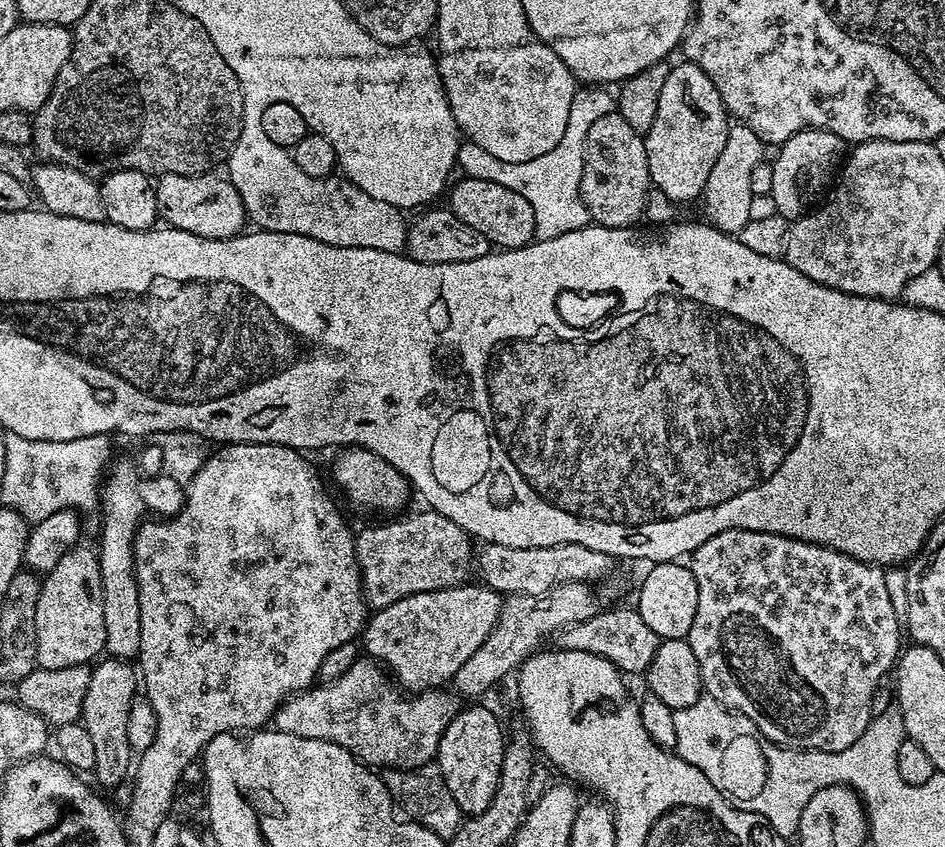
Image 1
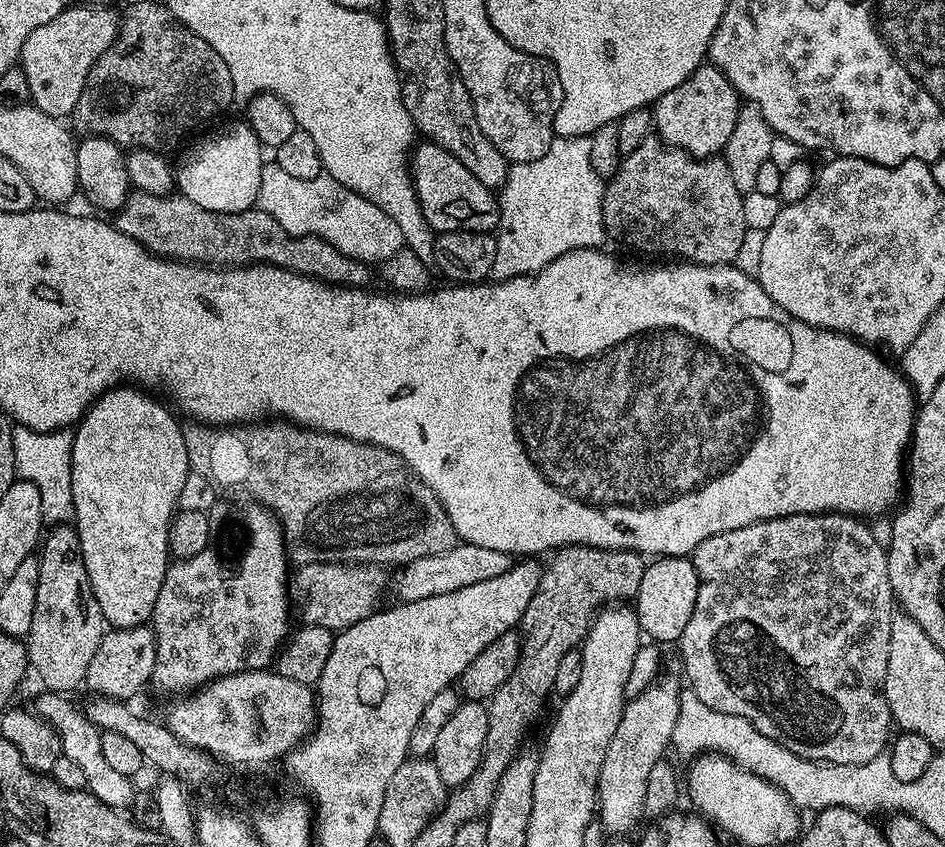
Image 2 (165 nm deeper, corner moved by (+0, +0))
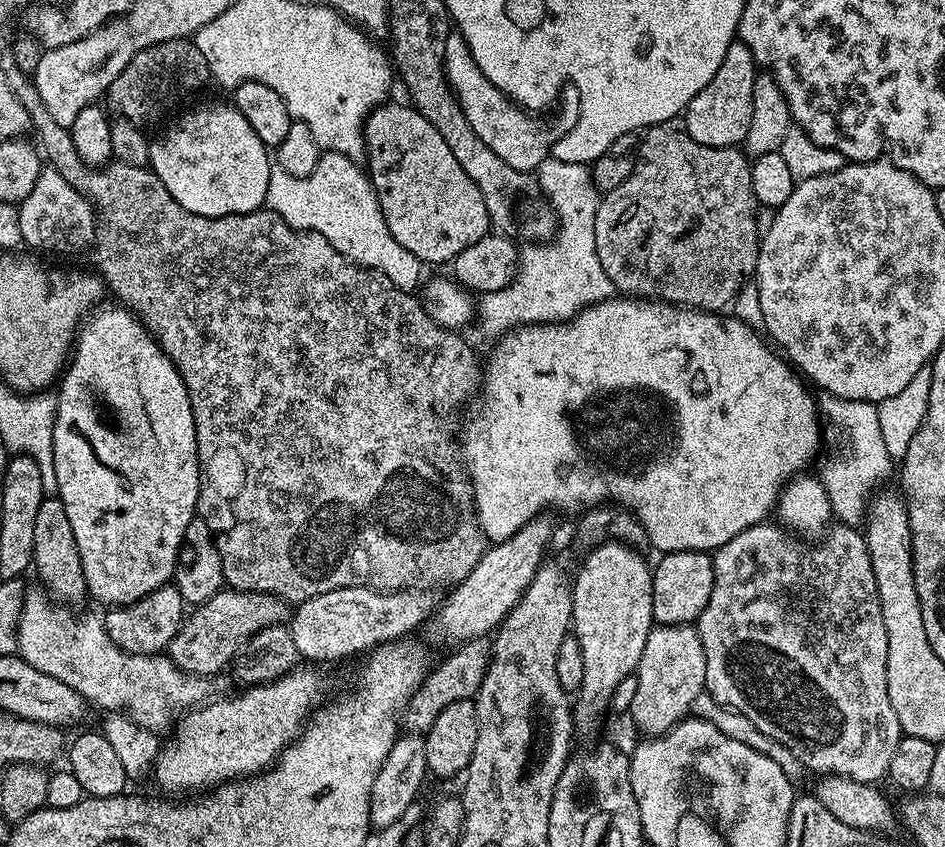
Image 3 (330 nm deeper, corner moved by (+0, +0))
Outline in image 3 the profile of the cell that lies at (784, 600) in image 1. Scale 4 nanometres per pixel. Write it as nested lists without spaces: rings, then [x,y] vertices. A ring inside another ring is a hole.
[[[765,522],[742,530],[742,534],[734,534],[730,542],[715,549],[712,556],[714,590],[710,590],[710,602],[706,602],[706,610],[702,610],[700,619],[694,625],[696,633],[702,638],[702,650],[706,650],[704,686],[712,699],[719,702],[723,708],[730,708],[750,718],[750,722],[754,722],[759,732],[774,738],[774,742],[782,742],[786,750],[790,750],[800,759],[805,769],[813,768],[816,774],[845,776],[858,782],[876,784],[880,779],[883,781],[887,777],[890,757],[894,755],[894,746],[898,746],[902,733],[898,726],[898,714],[894,714],[894,706],[890,706],[886,678],[888,661],[886,622],[882,622],[882,606],[878,602],[878,582],[874,582],[874,566],[870,566],[870,554],[864,541],[864,533],[859,527],[837,523],[827,529],[826,535],[817,543],[821,543],[817,548],[808,548],[804,552],[803,546],[799,543],[803,544],[799,539],[789,535],[779,523]]]

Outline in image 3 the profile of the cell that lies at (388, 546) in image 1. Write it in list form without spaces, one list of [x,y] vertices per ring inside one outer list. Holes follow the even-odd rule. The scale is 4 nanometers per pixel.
[[[221,590],[199,606],[187,613],[186,619],[176,631],[174,639],[168,643],[166,655],[191,676],[213,678],[227,669],[235,661],[241,648],[258,630],[275,624],[283,625],[289,619],[290,608],[278,596],[261,592],[237,592]]]

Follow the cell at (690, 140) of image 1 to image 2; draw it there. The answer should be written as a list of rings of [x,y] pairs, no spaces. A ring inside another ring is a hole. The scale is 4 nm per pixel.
[[[705,62],[682,82],[682,86],[674,86],[670,94],[662,94],[662,98],[654,105],[654,128],[659,139],[672,148],[681,148],[691,156],[707,158],[723,153],[726,142],[730,142],[730,134],[734,131],[734,122],[738,118],[742,100],[736,95],[734,86],[723,76],[711,62]]]

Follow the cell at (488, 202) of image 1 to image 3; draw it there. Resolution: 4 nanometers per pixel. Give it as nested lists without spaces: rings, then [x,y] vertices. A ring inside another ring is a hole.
[[[408,102],[392,103],[379,104],[364,120],[368,178],[394,240],[406,246],[425,265],[447,265],[466,246],[474,246],[478,238],[489,235],[482,190],[458,166],[458,158],[442,142],[442,134],[422,118],[420,111]]]

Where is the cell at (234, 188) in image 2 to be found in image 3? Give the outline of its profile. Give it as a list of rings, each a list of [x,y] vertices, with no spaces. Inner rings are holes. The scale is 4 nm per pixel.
[[[235,103],[204,104],[193,112],[184,112],[173,128],[168,128],[157,140],[149,143],[152,172],[170,190],[170,194],[186,210],[199,216],[237,216],[254,212],[265,207],[266,186],[270,186],[270,170],[273,161],[269,149],[264,147],[262,138],[254,134],[250,122],[242,118]]]

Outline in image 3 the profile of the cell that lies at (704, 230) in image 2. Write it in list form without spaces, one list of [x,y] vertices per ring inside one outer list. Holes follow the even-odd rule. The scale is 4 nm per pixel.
[[[677,118],[656,124],[643,133],[635,162],[636,165],[630,178],[626,178],[622,186],[601,195],[598,214],[594,214],[594,242],[598,250],[598,258],[602,262],[602,270],[606,270],[606,274],[612,280],[613,289],[628,298],[651,298],[666,304],[698,308],[701,312],[719,313],[727,309],[736,299],[740,288],[755,277],[756,263],[760,253],[760,236],[755,230],[758,203],[751,185],[752,165],[749,157],[739,147],[715,148],[702,146],[702,142],[694,142],[694,138],[690,138],[686,130],[683,119]]]

